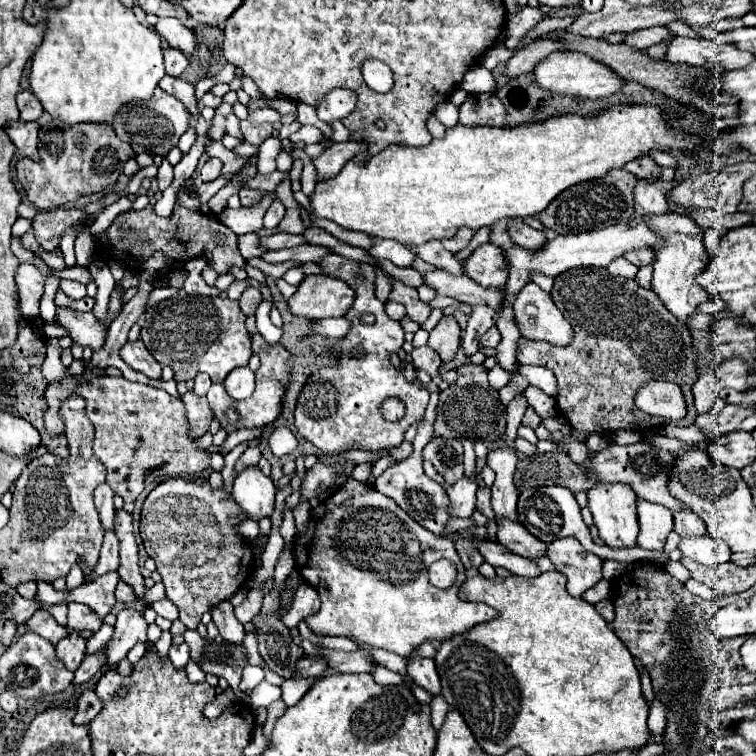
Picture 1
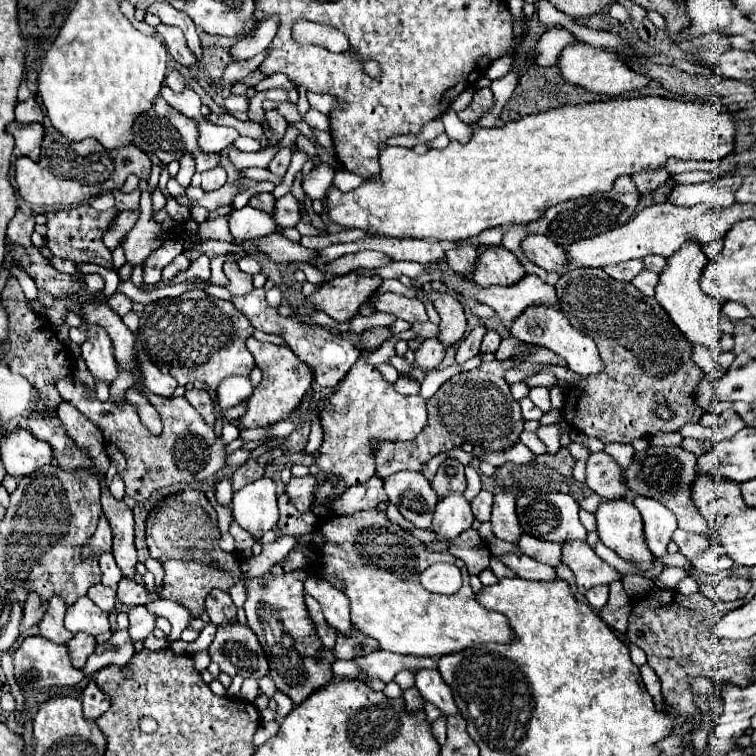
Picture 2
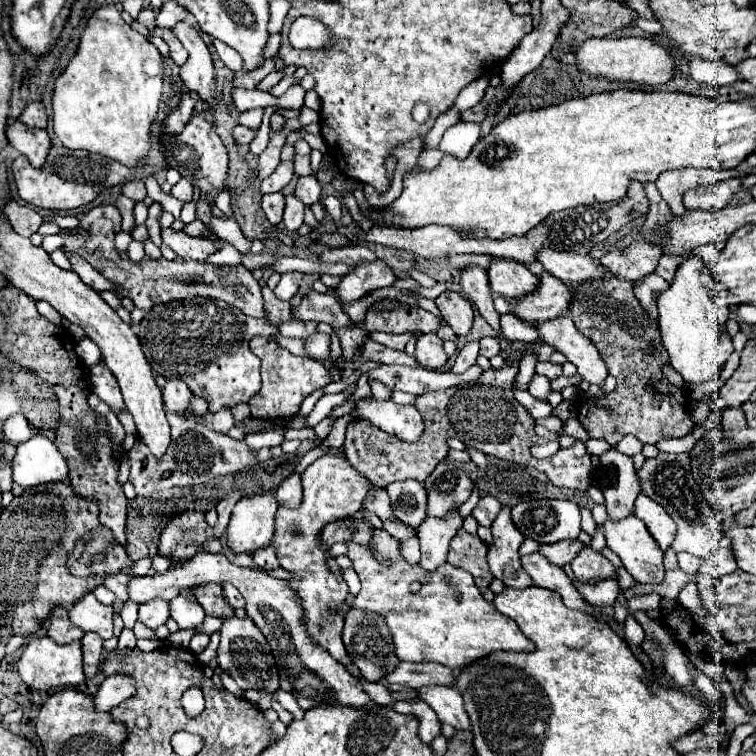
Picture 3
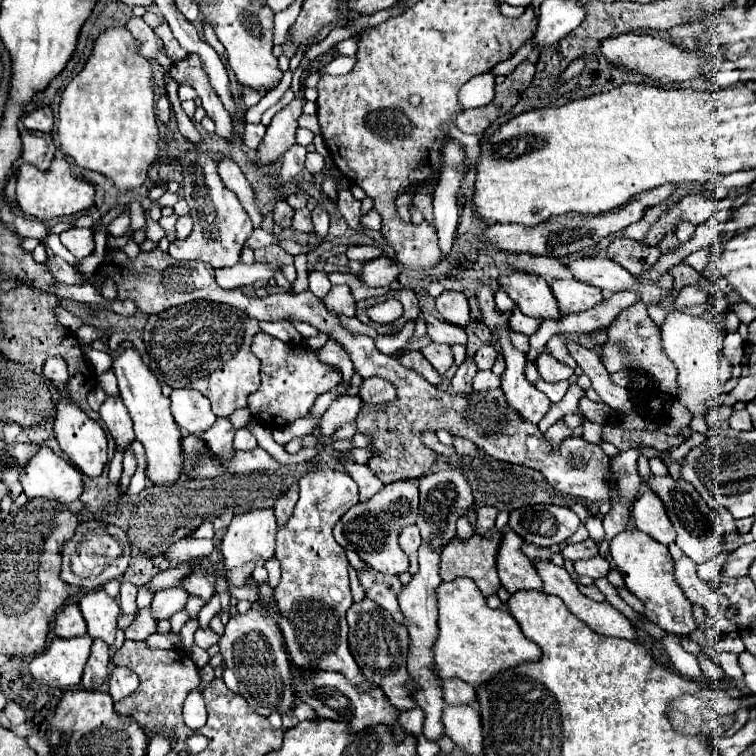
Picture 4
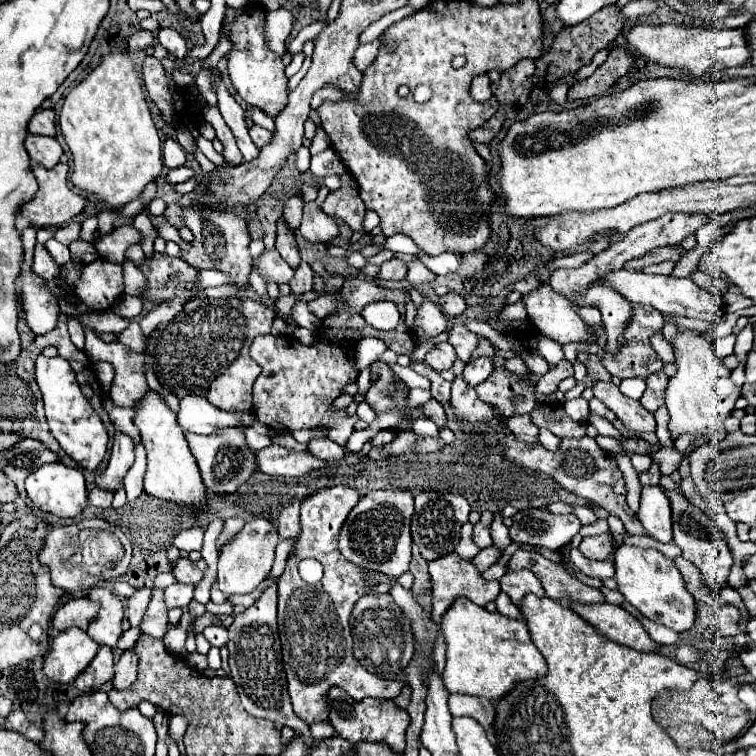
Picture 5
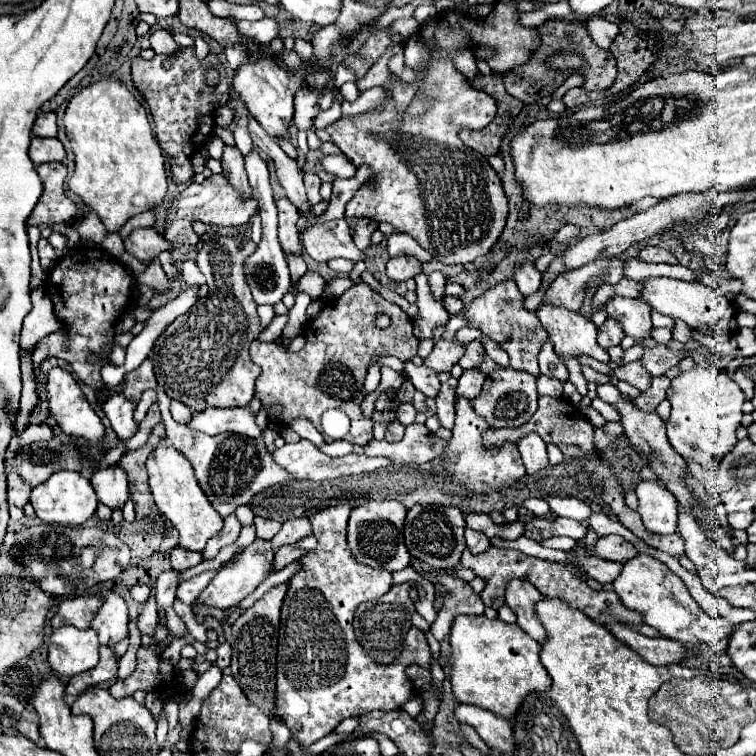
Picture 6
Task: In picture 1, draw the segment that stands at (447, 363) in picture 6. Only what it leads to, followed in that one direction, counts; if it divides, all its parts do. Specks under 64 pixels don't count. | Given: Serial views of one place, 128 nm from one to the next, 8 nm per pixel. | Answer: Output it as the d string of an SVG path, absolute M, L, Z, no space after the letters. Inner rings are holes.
M422 346L422 348L414 348L412 350L412 358L414 358L414 366L424 370L426 374L430 374L432 378L438 376L438 368L442 364L440 356L430 348L430 346Z

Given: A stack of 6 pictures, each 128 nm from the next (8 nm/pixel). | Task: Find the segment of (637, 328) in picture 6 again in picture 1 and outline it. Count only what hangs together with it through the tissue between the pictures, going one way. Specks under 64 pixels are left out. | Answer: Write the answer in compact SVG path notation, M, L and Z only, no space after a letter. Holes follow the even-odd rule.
M434 270L434 272L426 272L424 278L426 278L426 284L442 296L452 296L458 302L464 302L464 304L470 304L470 306L484 304L484 306L490 306L490 308L496 308L496 310L502 308L504 290L482 288L472 278L468 278L466 274L454 276L454 274L444 272L444 270Z

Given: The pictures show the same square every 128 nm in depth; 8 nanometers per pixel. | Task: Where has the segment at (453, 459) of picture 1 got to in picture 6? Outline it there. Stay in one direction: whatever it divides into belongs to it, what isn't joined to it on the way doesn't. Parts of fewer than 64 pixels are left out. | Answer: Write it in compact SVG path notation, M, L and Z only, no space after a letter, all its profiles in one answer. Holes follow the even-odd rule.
M418 504L416 508L410 508L406 514L404 522L404 544L410 552L412 558L424 562L430 568L436 570L450 570L460 564L460 556L466 548L464 544L464 514L460 508L448 506L448 508L432 508L432 506L422 506Z

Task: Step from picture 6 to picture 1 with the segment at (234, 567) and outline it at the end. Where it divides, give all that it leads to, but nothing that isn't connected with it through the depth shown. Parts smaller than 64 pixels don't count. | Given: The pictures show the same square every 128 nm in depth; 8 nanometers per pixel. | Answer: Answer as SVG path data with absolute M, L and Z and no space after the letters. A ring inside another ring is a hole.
M256 466L246 468L234 480L232 498L248 520L258 522L262 518L270 518L274 512L274 496L276 486L272 478L264 476Z

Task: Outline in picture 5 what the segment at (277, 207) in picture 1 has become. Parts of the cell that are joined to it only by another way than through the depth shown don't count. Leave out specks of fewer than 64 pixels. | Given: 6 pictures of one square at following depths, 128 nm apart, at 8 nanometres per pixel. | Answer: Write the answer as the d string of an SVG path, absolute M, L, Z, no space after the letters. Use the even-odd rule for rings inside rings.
M304 202L300 234L312 244L330 244L340 236L340 226L332 216L324 214L316 202Z

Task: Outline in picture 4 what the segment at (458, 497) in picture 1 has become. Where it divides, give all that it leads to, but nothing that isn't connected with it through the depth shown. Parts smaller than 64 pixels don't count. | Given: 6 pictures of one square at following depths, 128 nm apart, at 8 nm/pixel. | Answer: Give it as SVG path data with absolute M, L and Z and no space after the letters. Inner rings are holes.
M428 544L420 546L418 552L420 560L420 572L412 576L410 584L404 586L398 592L398 604L404 614L404 624L410 632L410 652L408 652L408 674L414 678L418 690L414 693L416 704L424 710L424 728L422 734L430 740L436 742L438 738L444 736L444 724L442 724L442 710L446 706L444 702L444 692L442 692L442 680L436 674L434 668L434 640L438 638L438 606L436 606L436 588L442 584L440 574L438 574L438 562L440 562L440 550L432 550Z

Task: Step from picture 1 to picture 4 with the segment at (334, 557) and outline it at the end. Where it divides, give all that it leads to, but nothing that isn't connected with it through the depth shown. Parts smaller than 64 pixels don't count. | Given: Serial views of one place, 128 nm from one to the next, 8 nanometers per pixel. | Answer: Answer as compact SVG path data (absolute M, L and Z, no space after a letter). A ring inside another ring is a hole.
M368 570L364 574L358 576L360 584L366 588L366 598L378 602L384 610L388 610L396 622L404 622L398 600L396 600L396 592L400 592L402 582L398 580L398 576L384 576L378 574L376 570ZM468 578L442 582L438 588L438 640L434 646L438 676L460 678L466 684L478 688L492 680L498 672L516 668L524 662L538 662L542 650L528 638L524 638L518 622L508 610L492 610L486 606L486 598L480 596L476 584Z

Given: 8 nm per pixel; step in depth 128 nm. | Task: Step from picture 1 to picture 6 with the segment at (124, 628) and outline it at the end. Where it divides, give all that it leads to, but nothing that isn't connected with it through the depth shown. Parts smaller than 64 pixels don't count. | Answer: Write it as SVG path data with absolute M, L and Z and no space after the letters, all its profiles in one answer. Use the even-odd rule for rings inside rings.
M208 570L208 572L202 572L202 574L198 574L198 576L182 582L176 596L178 596L184 604L194 604L196 596L210 584L210 580L212 580L214 576L216 576L216 570Z

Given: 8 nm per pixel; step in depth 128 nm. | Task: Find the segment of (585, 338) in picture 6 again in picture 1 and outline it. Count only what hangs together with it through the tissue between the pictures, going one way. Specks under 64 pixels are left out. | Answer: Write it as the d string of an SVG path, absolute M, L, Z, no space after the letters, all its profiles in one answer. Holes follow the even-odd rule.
M488 242L466 260L466 274L486 288L504 288L508 280L508 260L504 248Z

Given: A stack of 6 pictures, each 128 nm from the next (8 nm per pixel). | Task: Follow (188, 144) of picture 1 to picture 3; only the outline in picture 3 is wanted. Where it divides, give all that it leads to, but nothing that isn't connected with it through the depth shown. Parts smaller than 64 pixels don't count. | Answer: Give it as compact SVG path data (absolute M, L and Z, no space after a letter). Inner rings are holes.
M182 178L178 184L172 186L172 192L170 192L174 198L182 200L182 202L192 202L192 184L190 180Z

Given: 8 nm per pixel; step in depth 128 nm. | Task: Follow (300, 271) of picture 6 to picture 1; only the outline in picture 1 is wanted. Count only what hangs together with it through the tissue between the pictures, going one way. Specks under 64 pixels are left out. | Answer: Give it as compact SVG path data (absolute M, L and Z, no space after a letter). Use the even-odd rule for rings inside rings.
M242 188L240 192L240 200L242 200L242 206L254 206L262 200L262 194L258 190L250 190L250 188Z

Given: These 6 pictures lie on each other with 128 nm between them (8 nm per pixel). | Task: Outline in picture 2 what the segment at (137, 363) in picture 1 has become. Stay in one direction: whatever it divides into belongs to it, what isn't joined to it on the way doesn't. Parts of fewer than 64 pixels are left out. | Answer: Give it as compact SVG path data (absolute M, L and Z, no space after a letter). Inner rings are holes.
M142 352L138 354L138 360L140 360L140 374L144 374L146 388L156 396L170 398L174 394L174 390L178 388L178 382L170 374L162 374L152 362L146 360L146 356Z

